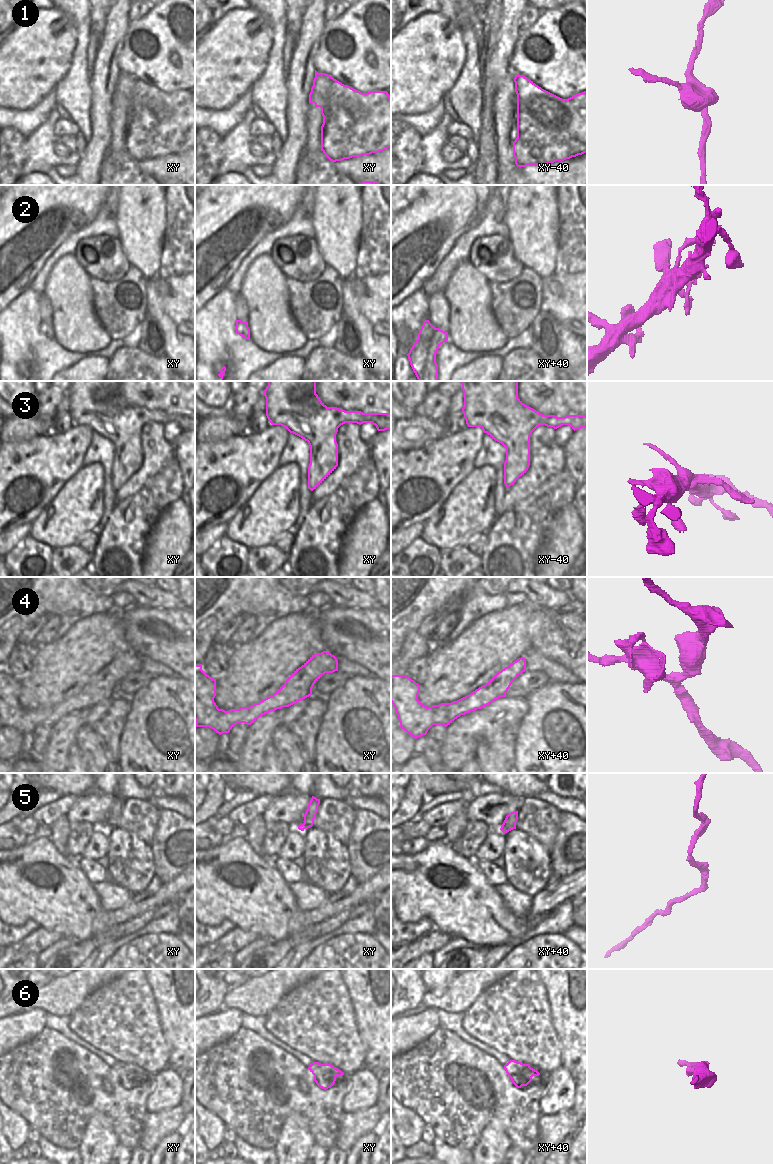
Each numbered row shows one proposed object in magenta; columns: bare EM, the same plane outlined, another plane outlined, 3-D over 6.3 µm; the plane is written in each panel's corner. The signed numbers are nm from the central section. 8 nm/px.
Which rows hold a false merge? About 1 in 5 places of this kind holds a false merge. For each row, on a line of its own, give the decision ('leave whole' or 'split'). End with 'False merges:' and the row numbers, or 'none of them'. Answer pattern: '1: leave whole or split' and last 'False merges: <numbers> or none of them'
1: split
2: leave whole
3: leave whole
4: leave whole
5: leave whole
6: leave whole
False merges: 1

